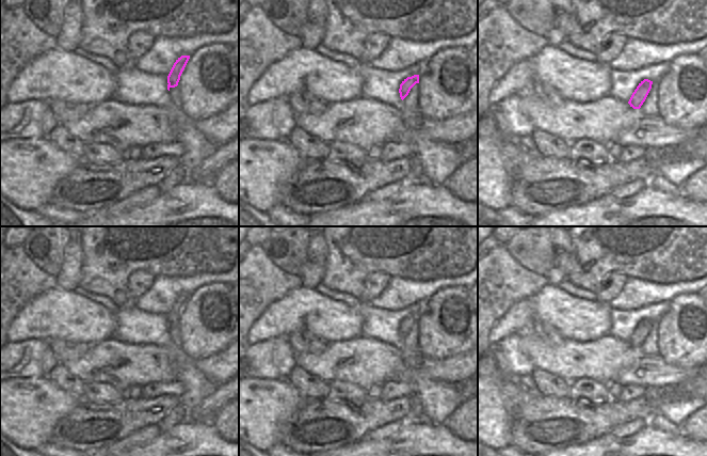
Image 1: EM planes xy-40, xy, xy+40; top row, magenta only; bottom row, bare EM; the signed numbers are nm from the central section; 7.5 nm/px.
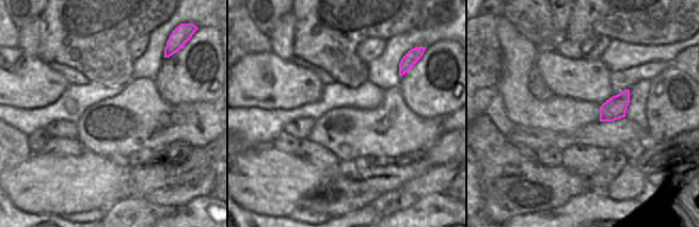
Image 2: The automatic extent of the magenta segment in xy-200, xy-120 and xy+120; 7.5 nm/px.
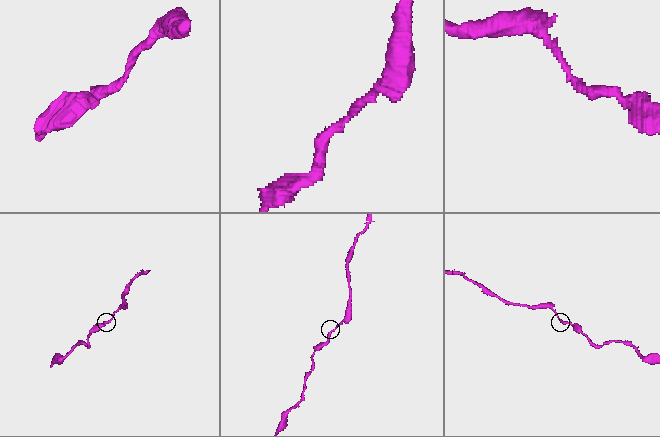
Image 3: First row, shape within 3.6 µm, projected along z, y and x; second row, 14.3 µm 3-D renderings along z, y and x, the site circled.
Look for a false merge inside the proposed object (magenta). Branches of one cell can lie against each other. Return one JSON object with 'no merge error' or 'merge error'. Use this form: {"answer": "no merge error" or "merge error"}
{"answer": "no merge error"}

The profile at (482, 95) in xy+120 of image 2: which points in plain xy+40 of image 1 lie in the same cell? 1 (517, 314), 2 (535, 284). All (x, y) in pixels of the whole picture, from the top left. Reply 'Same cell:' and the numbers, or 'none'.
Same cell: 1

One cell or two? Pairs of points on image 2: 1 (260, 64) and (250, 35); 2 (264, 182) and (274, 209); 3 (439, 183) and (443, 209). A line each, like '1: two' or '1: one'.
1: two
2: one
3: two

